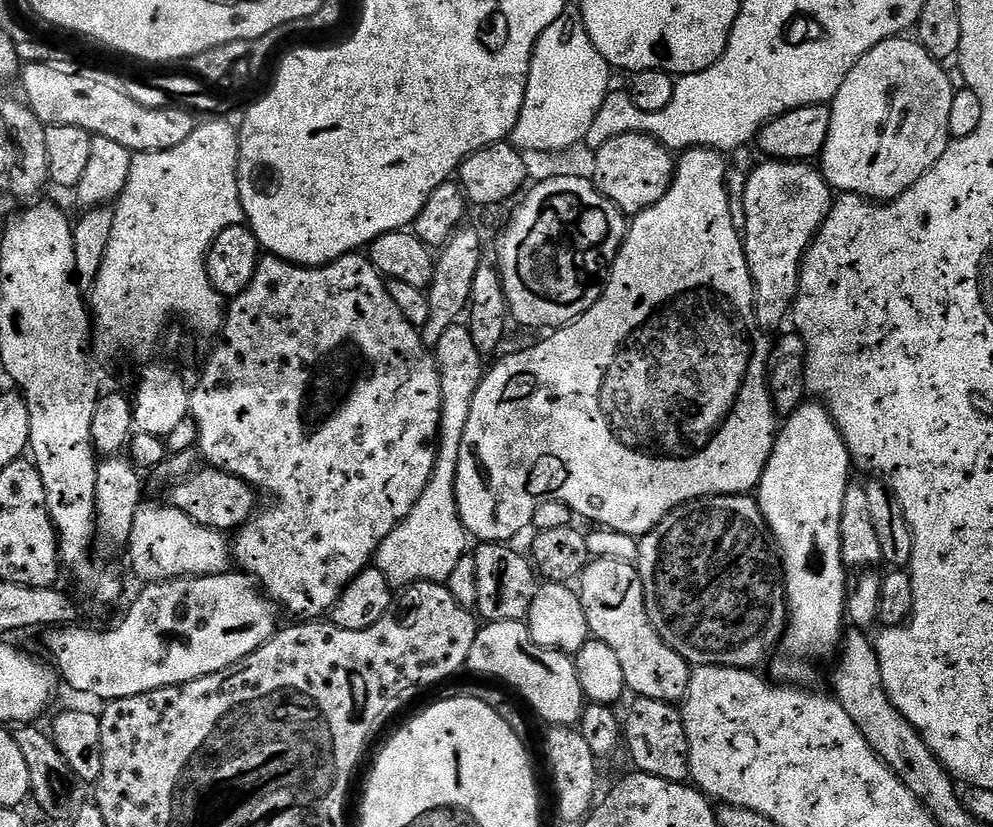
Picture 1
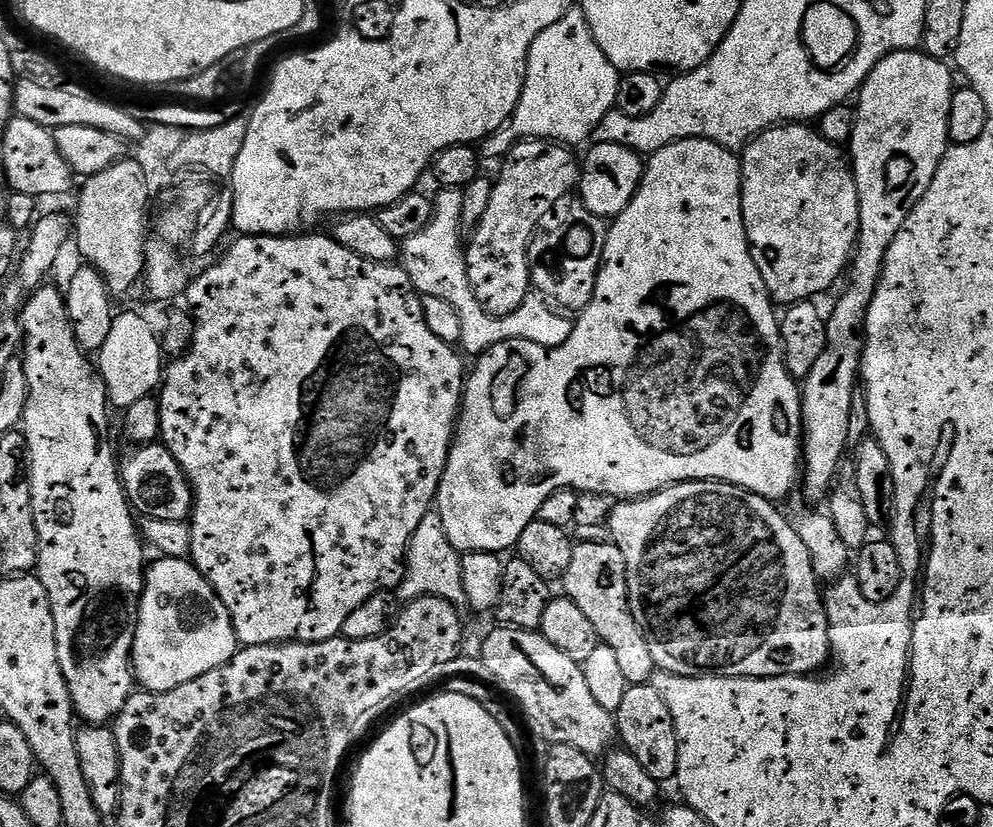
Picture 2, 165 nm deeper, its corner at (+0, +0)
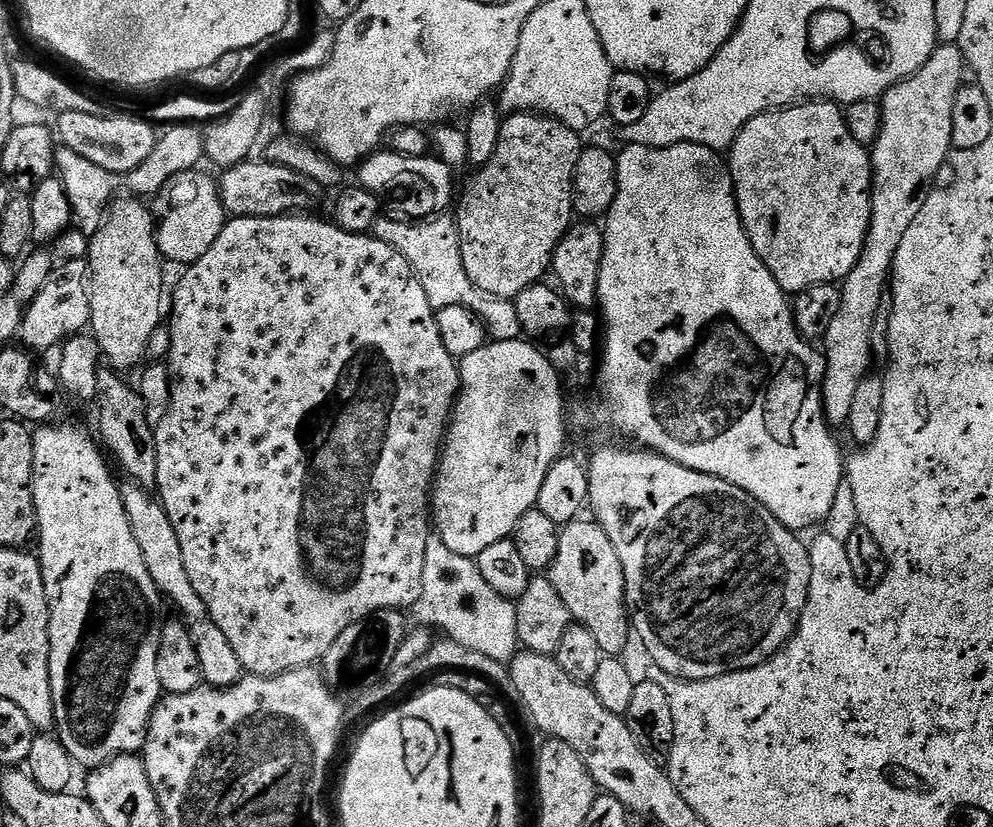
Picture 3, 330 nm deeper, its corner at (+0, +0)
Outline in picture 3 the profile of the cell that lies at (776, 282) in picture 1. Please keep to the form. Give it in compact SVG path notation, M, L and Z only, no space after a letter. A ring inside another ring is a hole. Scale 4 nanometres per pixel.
M805 100L770 112L763 112L762 115L755 116L750 122L744 124L744 129L732 143L726 160L730 165L732 183L736 185L736 205L740 211L744 229L748 232L758 258L766 266L766 270L774 274L774 282L778 282L778 286L782 286L782 290L789 294L805 292L810 290L810 286L843 282L860 260L862 246L870 230L870 214L872 213L872 157L869 149L863 148L851 136L850 126L846 126L844 108L831 100Z

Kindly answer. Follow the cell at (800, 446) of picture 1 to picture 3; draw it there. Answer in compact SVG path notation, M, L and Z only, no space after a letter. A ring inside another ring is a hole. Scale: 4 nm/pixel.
M940 44L936 51L932 53L932 57L926 62L926 66L919 68L913 76L908 76L900 84L895 84L891 90L884 93L880 100L880 133L875 144L870 149L870 155L872 157L872 213L870 214L870 230L866 234L866 242L862 246L860 260L854 266L854 270L850 270L850 274L842 282L842 287L840 288L842 306L838 306L838 314L834 314L834 322L830 322L830 330L826 330L822 341L822 355L826 361L824 365L824 416L828 420L829 425L847 425L848 419L850 418L850 406L854 402L854 389L858 386L858 382L862 382L864 376L869 375L871 368L868 367L871 366L872 360L874 361L874 353L872 351L872 327L874 326L874 318L878 315L878 306L882 306L882 298L889 291L892 264L896 261L898 246L902 246L902 237L906 235L906 230L910 230L914 218L918 218L918 210L922 210L929 191L933 187L932 179L939 174L940 167L943 164L945 167L946 161L953 151L952 119L954 118L954 94L958 94L958 90L960 89L961 73L964 66L964 55L960 53L960 49L956 44Z

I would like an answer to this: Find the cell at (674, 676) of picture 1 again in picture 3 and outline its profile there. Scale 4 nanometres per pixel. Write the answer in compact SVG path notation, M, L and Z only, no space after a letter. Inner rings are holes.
M584 519L571 520L561 527L558 552L546 575L554 590L562 594L562 602L566 602L573 621L586 626L586 630L598 638L598 646L602 646L605 656L619 657L620 651L628 644L628 632L630 636L630 613L624 599L622 562L606 530L602 530L595 519Z

